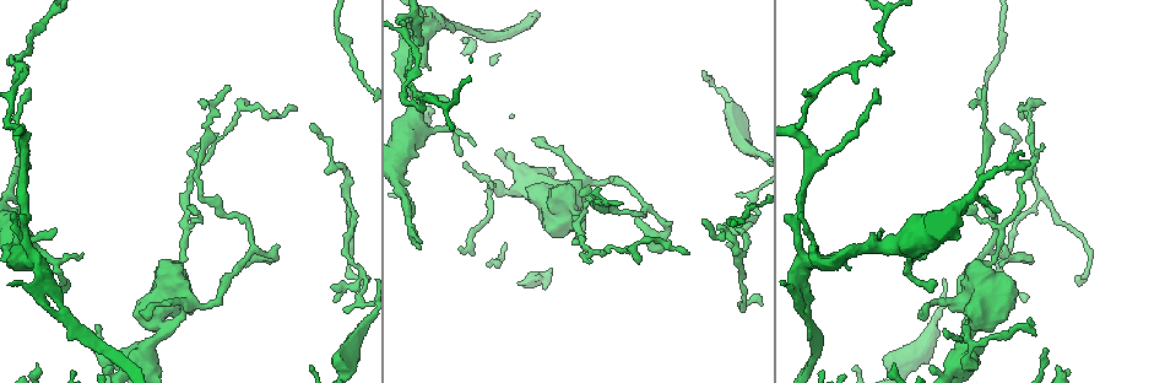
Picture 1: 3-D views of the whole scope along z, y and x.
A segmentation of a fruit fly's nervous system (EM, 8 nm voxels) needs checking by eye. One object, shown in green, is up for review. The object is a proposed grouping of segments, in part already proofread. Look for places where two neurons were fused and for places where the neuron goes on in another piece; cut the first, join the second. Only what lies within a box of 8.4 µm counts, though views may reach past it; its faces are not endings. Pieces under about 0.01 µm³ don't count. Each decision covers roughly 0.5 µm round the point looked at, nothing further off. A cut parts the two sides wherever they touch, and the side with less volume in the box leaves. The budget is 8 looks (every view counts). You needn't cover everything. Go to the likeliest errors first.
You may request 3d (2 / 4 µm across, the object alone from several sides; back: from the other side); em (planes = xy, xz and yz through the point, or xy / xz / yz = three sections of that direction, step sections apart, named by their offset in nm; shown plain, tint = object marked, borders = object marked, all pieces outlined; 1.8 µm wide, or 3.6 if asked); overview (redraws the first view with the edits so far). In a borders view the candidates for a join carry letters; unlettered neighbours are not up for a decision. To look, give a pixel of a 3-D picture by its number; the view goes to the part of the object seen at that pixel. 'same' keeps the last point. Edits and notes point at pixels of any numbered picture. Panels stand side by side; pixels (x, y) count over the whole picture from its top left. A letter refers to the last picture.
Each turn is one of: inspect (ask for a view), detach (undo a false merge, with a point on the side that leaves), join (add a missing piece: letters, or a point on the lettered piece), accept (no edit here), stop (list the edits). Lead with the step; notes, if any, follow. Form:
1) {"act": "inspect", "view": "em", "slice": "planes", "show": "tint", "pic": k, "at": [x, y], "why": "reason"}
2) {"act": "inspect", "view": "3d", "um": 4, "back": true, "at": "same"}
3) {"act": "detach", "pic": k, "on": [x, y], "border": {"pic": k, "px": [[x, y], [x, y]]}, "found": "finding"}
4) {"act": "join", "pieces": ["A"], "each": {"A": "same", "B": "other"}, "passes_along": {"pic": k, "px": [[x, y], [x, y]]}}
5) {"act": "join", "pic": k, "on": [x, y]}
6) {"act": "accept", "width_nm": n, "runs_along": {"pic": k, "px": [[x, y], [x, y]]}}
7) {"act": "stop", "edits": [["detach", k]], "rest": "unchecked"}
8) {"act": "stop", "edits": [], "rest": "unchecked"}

{"act": "inspect", "view": "3d", "um": 4, "pic": 1, "at": [31, 260], "why": "two arms at a narrow angle"}

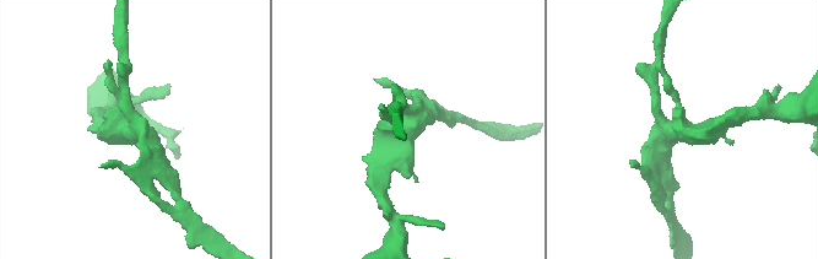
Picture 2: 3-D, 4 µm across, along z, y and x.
{"act": "inspect", "view": "em", "um": 3.6, "slice": "planes", "show": "plain", "pic": 2, "at": [136, 127]}

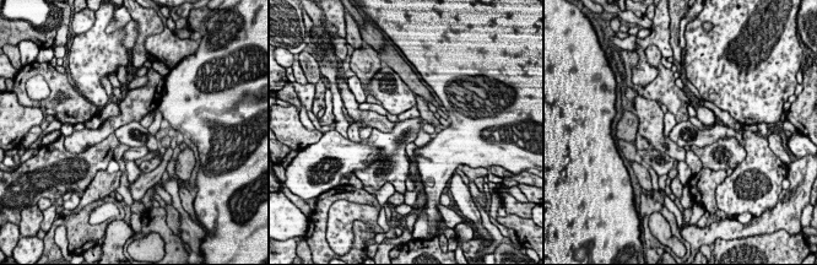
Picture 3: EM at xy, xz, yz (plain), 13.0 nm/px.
{"act": "inspect", "view": "em", "um": 3.6, "slice": "planes", "show": "borders", "at": "same", "why": "see the neighbours"}

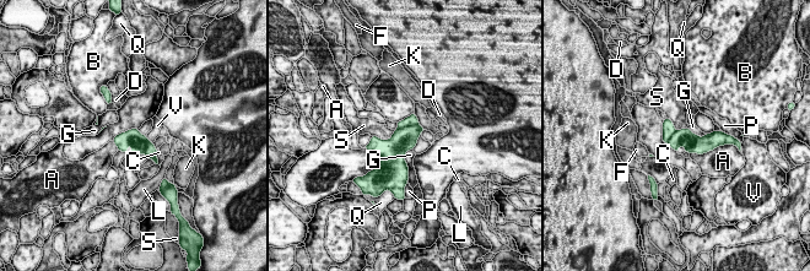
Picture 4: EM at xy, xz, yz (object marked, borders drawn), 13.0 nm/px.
{"act": "accept", "width_nm": 280, "each": {"A": "other", "B": "other", "C": "other", "D": "other", "F": "other", "G": "other", "K": "other", "L": "other", "P": "other", "Q": "other", "S": "other", "V": "other"}, "border": {"pic": 4, "px": [[138, 128], [122, 131], [112, 140]]}, "found": "one neuron here"}

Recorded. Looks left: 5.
{"act": "inspect", "view": "em", "slice": "yz", "step": 8, "show": "tint", "pic": 1, "at": [1042, 195], "why": "three-way junction"}

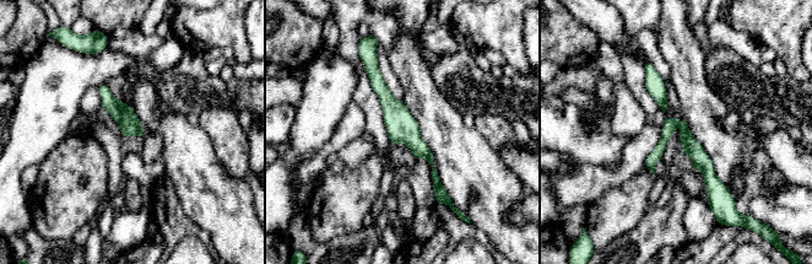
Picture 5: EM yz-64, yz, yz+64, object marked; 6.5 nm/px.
{"act": "inspect", "view": "em", "slice": "planes", "show": "tint", "at": "same"}

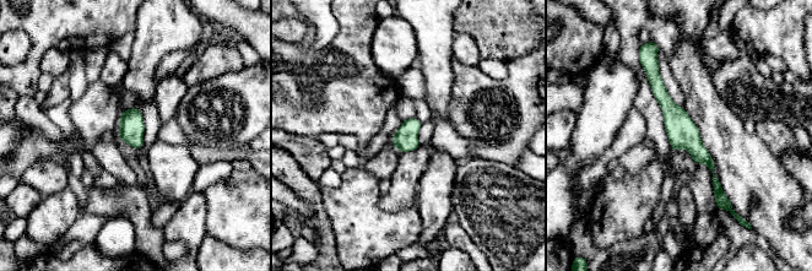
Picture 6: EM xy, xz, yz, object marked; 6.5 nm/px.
{"act": "inspect", "view": "em", "slice": "planes", "show": "borders", "at": "same", "why": "see the neighbours"}

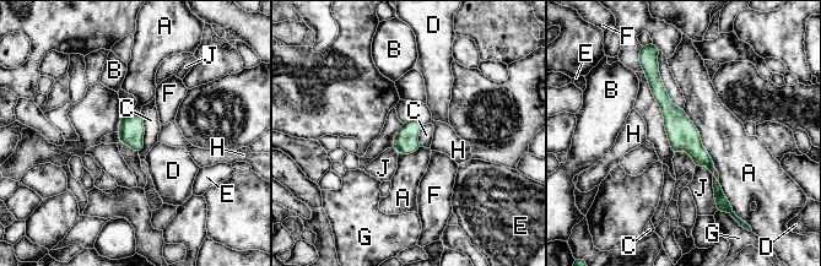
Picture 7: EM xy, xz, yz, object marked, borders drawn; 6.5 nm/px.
{"act": "accept", "width_nm": 160, "each": {"A": "other", "B": "other", "C": "other", "D": "other", "E": "other", "F": "other", "G": "other", "H": "other", "J": "other"}, "runs_along": {"pic": 7, "px": [[651, 72], [679, 129], [711, 166], [722, 200]]}, "found": "one neuron here"}

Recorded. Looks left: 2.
{"act": "inspect", "view": "em", "um": 3.6, "slice": "planes", "show": "borders", "pic": 1, "at": [162, 329], "why": "abrupt turn"}

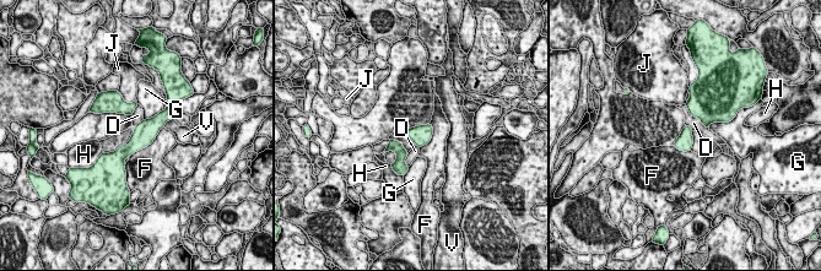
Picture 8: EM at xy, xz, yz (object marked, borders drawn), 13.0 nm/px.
{"act": "accept", "longest_contact_nm": ["F", 600], "each": {"D": "other", "F": "other", "G": "other", "H": "other", "J": "other", "V": "other"}, "runs_along": {"pic": 8, "px": [[166, 115], [119, 156], [109, 156]]}, "found": "continuous, no second neuron"}

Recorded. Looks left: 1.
{"act": "stop", "edits": [], "rest": "unchecked"}

